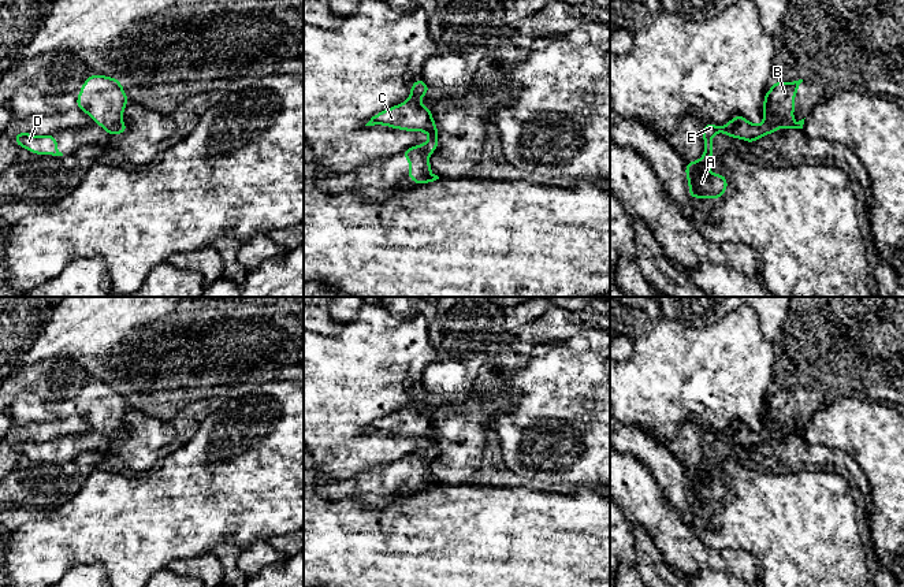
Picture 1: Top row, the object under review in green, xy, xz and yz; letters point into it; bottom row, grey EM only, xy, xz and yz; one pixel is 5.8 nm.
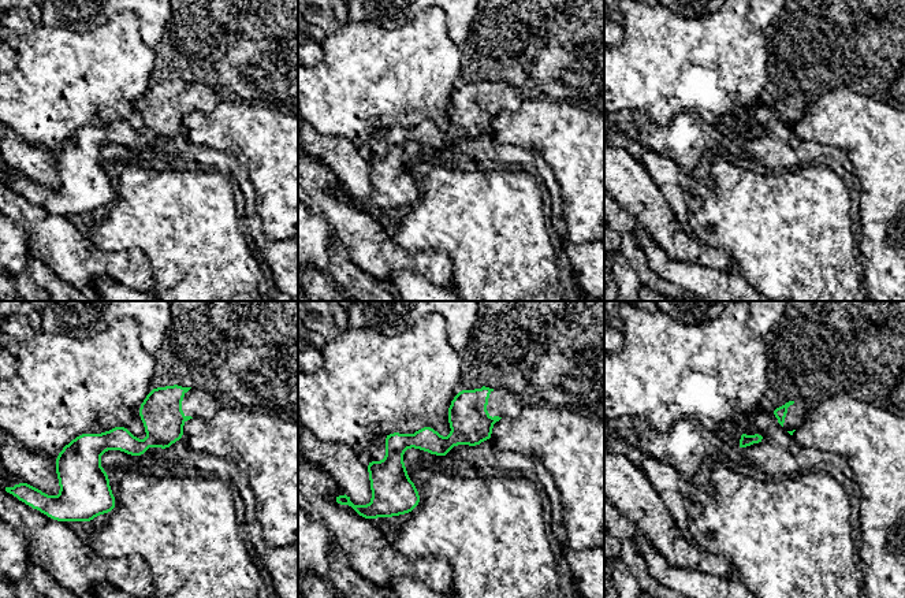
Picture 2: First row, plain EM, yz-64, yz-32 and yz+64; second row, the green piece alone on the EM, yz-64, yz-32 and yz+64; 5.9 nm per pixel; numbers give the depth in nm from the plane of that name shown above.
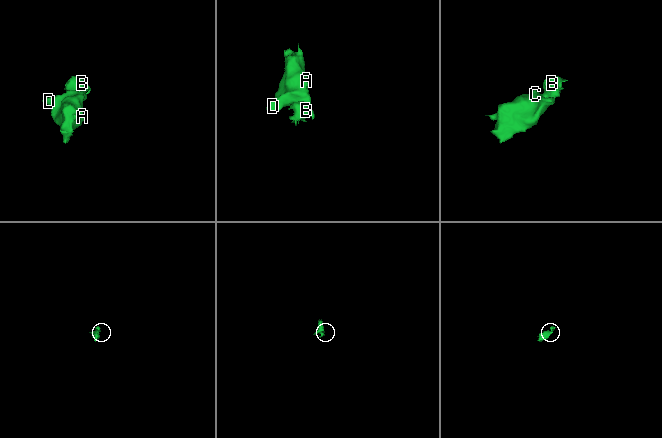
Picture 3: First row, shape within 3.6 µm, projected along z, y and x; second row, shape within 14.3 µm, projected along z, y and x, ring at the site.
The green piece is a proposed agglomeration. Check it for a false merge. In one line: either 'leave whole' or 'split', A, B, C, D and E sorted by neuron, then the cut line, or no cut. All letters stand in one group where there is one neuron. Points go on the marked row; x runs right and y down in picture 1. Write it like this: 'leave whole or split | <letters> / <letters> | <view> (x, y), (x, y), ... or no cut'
leave whole | A B C D E | no cut

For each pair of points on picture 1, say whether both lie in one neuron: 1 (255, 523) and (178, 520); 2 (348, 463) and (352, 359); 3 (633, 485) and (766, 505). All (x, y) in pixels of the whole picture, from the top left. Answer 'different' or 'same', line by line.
1: same
2: same
3: different

